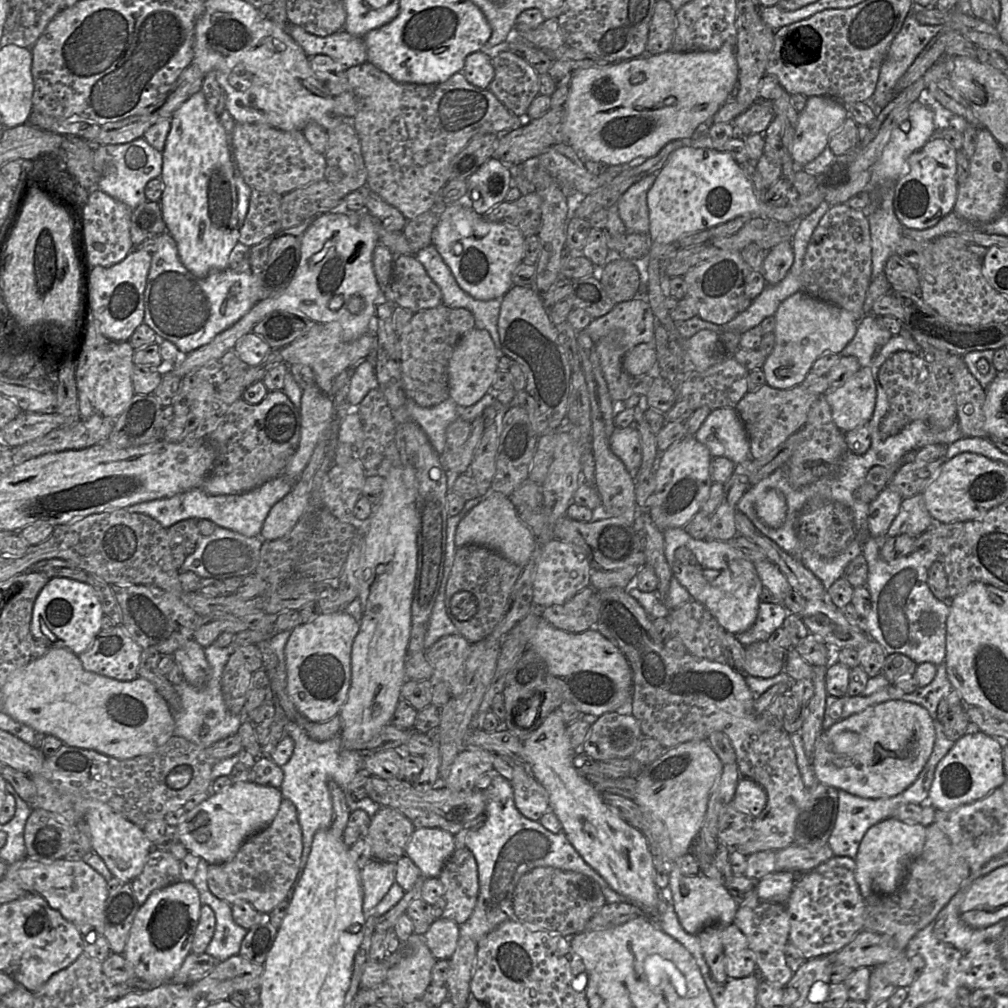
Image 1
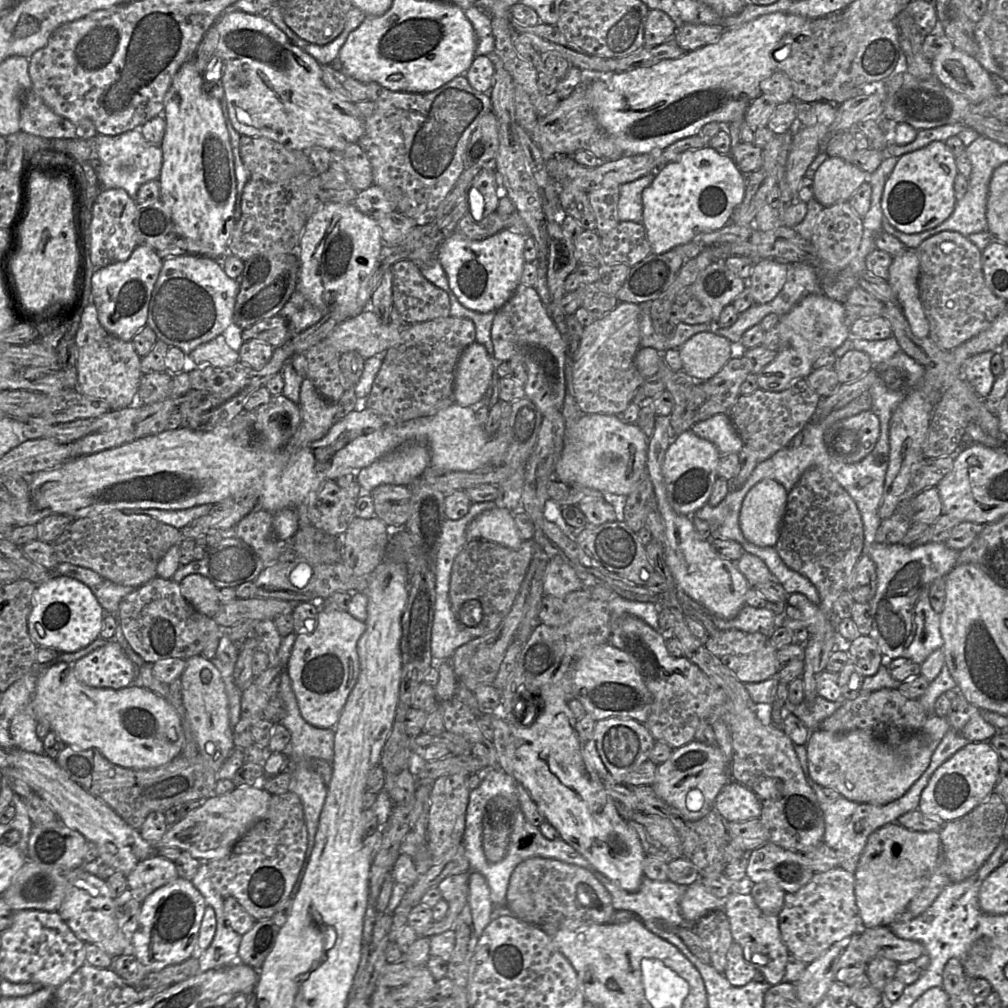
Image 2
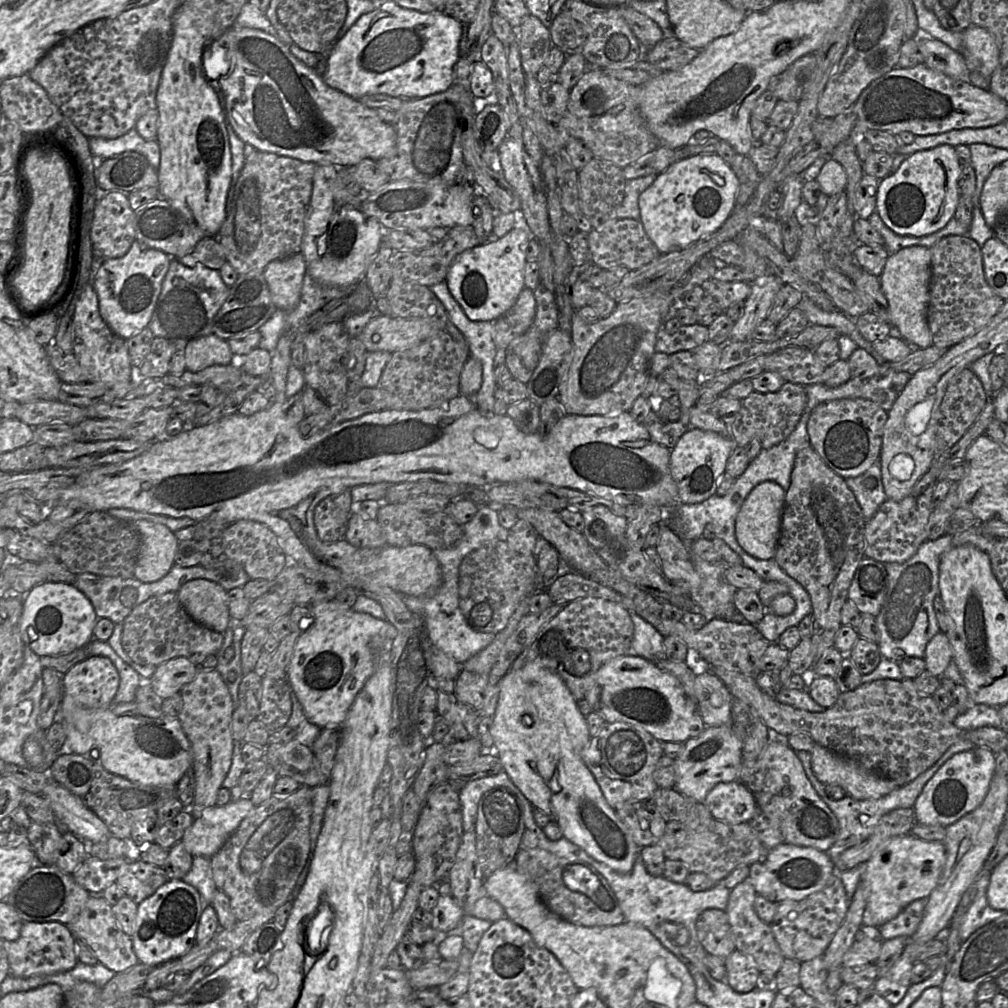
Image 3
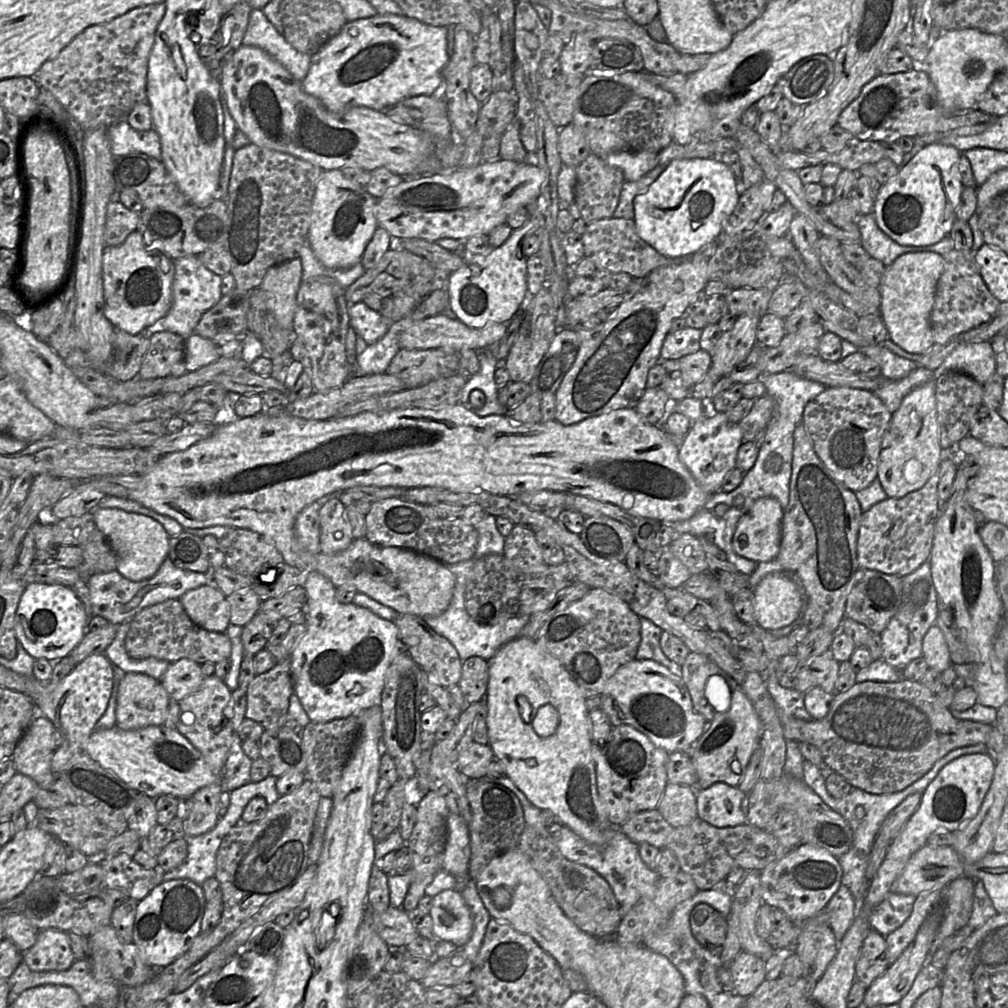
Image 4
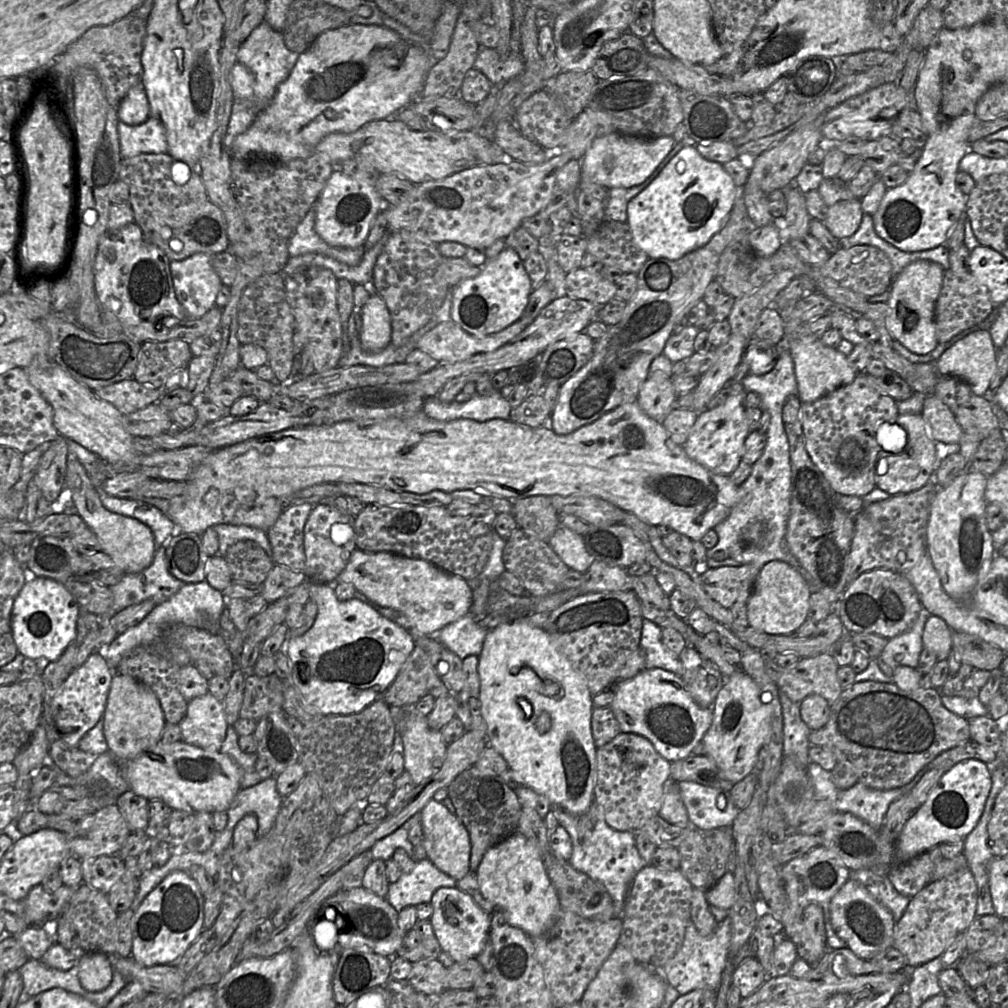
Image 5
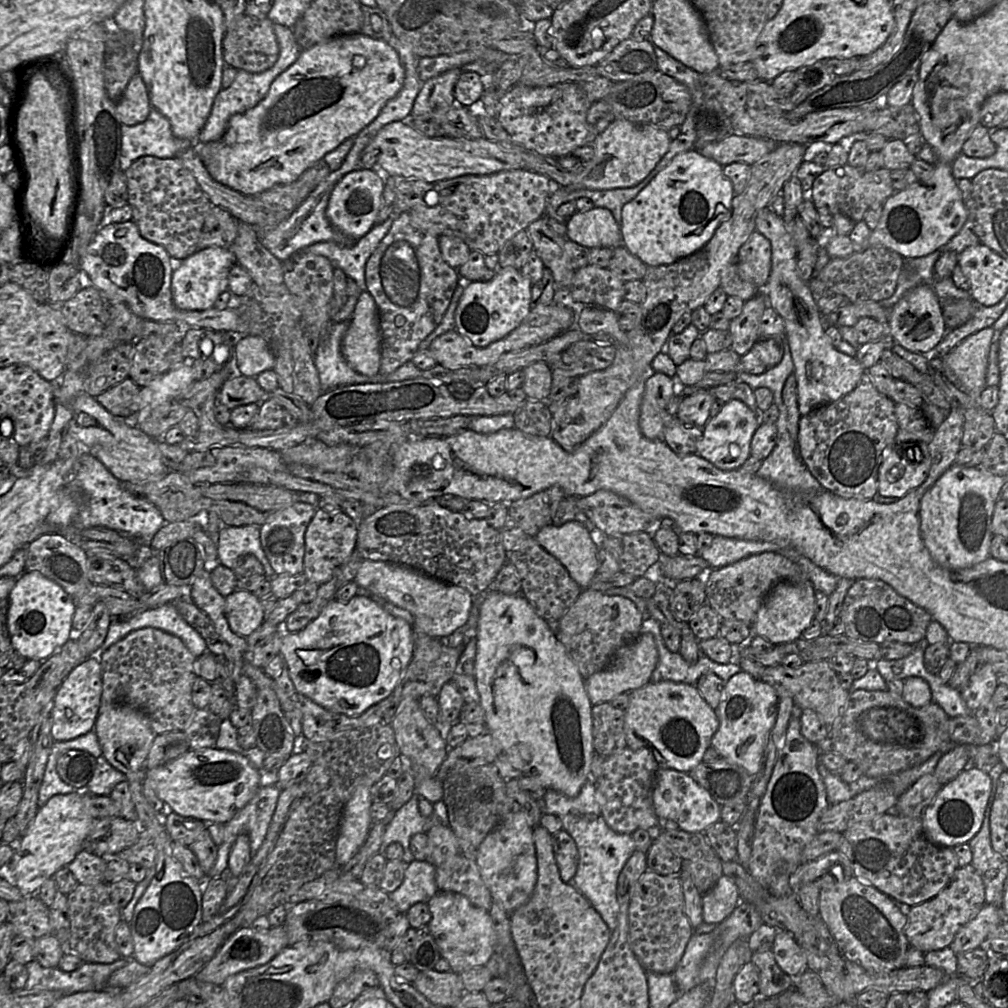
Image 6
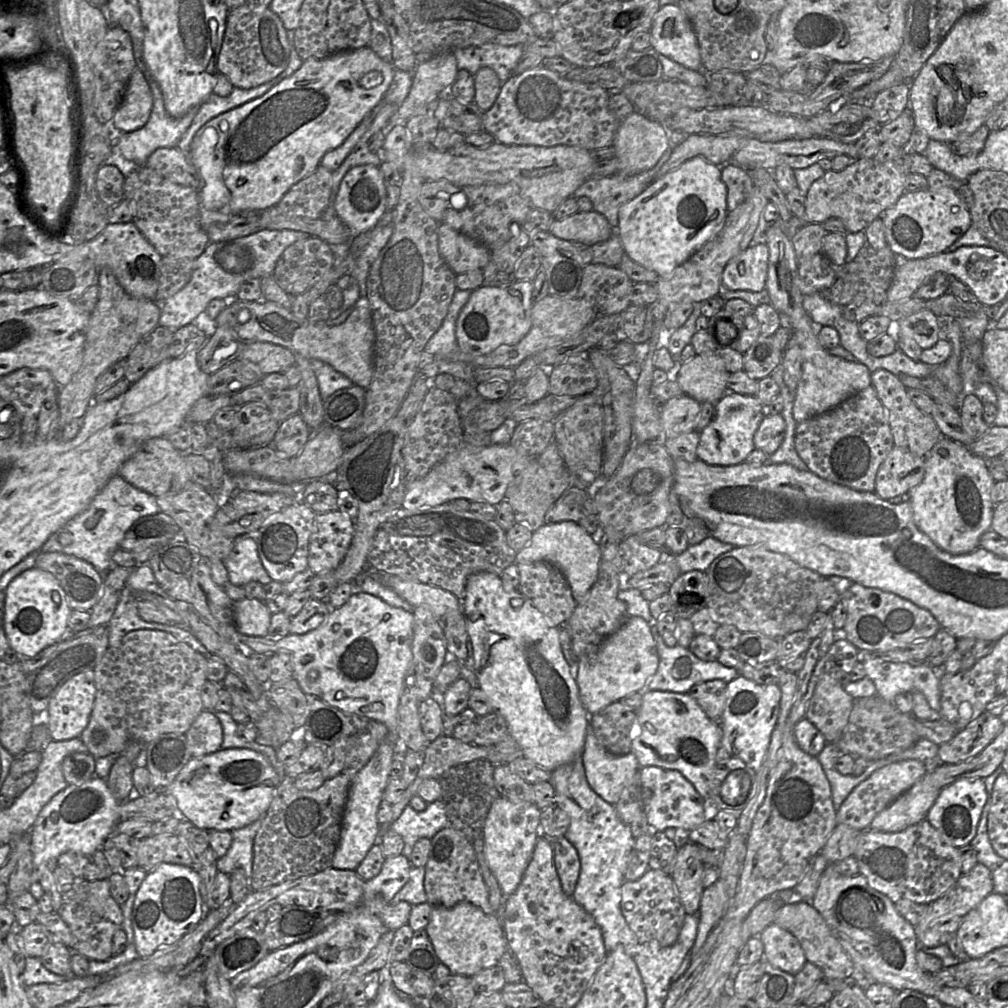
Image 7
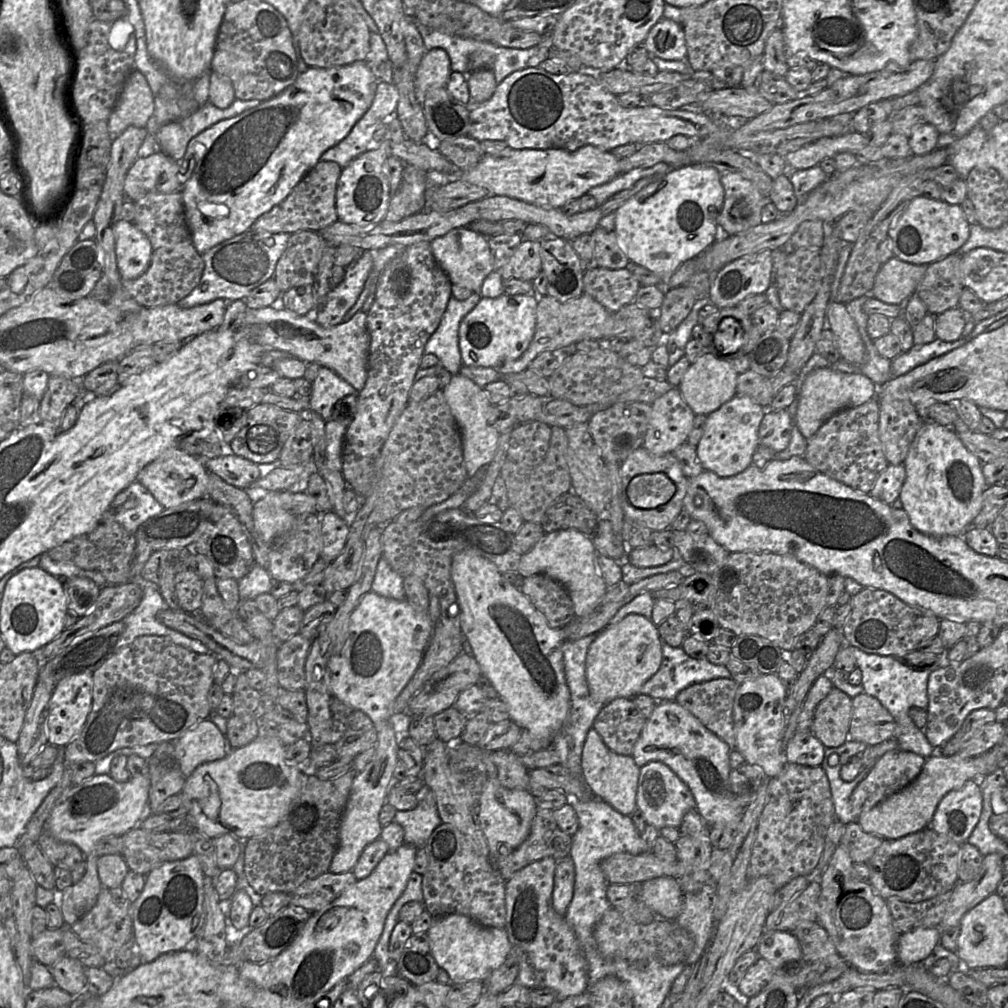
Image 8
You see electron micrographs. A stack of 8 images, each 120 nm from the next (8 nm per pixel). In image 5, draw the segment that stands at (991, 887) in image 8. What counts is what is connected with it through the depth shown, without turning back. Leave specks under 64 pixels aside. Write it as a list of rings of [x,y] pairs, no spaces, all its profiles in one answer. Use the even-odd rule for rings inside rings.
[[[965,867],[940,880],[930,882],[926,887],[914,895],[901,919],[894,927],[894,945],[908,960],[908,965],[917,967],[940,957],[954,938],[966,931],[972,921],[977,917],[978,887],[973,873]]]

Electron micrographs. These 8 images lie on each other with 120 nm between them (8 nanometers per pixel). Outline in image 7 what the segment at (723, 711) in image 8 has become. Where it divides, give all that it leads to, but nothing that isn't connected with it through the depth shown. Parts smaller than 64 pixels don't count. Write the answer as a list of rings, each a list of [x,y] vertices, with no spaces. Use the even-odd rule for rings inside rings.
[[[714,679],[694,685],[688,694],[697,701],[711,721],[721,725],[726,688],[726,682]]]

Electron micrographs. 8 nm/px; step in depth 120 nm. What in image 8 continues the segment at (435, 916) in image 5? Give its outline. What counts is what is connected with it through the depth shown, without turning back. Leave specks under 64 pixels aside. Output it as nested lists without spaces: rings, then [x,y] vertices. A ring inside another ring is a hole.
[[[461,914],[433,918],[427,935],[439,968],[449,974],[453,984],[486,981],[505,962],[511,950],[505,928],[485,927]]]

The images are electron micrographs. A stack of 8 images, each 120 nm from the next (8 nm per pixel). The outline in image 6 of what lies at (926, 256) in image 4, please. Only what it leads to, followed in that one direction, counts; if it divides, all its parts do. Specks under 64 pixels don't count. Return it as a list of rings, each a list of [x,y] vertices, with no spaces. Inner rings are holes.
[[[918,285],[910,289],[890,310],[887,334],[892,343],[897,343],[911,352],[923,354],[931,351],[946,332],[940,302],[934,290],[928,285]]]

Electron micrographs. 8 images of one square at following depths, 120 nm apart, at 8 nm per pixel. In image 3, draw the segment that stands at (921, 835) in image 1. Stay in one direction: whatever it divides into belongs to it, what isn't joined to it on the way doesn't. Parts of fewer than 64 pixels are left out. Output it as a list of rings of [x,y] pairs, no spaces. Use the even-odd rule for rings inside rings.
[[[912,834],[893,837],[882,843],[864,863],[861,882],[867,886],[867,901],[862,923],[878,927],[895,918],[917,899],[929,898],[941,877],[946,862],[943,842],[926,841]]]

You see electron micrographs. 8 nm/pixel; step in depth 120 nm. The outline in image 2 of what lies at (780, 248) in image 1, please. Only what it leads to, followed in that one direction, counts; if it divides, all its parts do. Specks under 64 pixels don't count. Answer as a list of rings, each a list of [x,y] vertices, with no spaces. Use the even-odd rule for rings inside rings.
[[[772,259],[755,261],[752,273],[746,281],[755,304],[772,301],[787,281],[788,266]]]

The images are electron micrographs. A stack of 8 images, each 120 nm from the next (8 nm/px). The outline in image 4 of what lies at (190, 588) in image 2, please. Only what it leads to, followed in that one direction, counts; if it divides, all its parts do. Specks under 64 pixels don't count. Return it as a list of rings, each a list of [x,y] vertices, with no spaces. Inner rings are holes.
[[[202,585],[187,591],[179,600],[194,624],[207,631],[225,633],[230,624],[230,606],[218,588]]]

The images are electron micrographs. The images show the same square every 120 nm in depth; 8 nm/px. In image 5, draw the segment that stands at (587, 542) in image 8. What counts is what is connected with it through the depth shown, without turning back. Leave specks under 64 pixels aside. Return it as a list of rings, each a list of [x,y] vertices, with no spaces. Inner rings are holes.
[[[560,526],[548,541],[549,546],[572,570],[585,573],[594,558],[585,547],[583,536]]]

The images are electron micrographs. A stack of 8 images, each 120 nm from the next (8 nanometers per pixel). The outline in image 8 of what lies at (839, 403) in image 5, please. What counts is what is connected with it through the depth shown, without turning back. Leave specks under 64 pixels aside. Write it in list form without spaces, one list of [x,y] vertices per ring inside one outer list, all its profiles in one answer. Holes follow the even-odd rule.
[[[873,398],[860,406],[845,408],[835,413],[819,428],[814,436],[807,439],[807,447],[803,457],[811,466],[823,474],[855,490],[870,493],[878,476],[889,465],[879,438],[879,410],[878,400]]]

